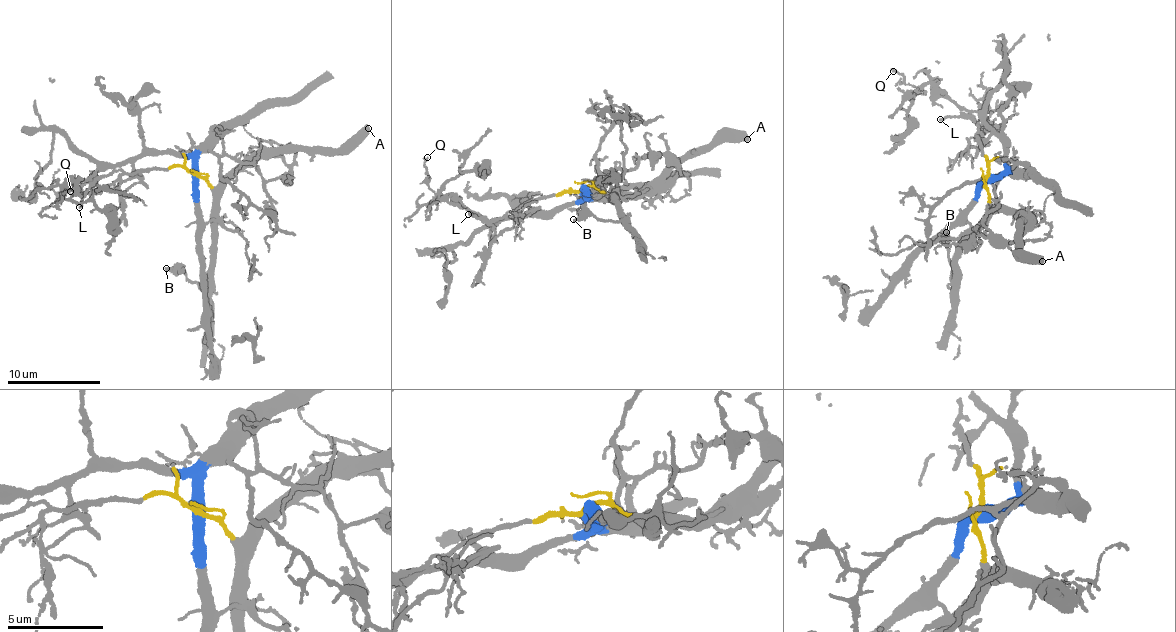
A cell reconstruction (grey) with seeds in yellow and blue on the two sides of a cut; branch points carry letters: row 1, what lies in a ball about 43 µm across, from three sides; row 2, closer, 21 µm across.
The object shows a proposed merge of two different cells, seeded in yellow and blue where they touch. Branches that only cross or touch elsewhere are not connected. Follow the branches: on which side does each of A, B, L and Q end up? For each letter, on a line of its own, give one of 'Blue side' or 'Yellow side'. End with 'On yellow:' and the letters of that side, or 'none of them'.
A: Yellow side
B: Yellow side
L: Yellow side
Q: Blue side
On yellow: A, B, L

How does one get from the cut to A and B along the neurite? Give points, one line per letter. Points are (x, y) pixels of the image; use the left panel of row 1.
A: (193, 175), (213, 186), (226, 183), (240, 169), (285, 150), (355, 147), (368, 128)
B: (193, 175), (202, 178), (212, 191), (217, 225), (210, 284), (203, 289), (184, 274), (166, 268)

